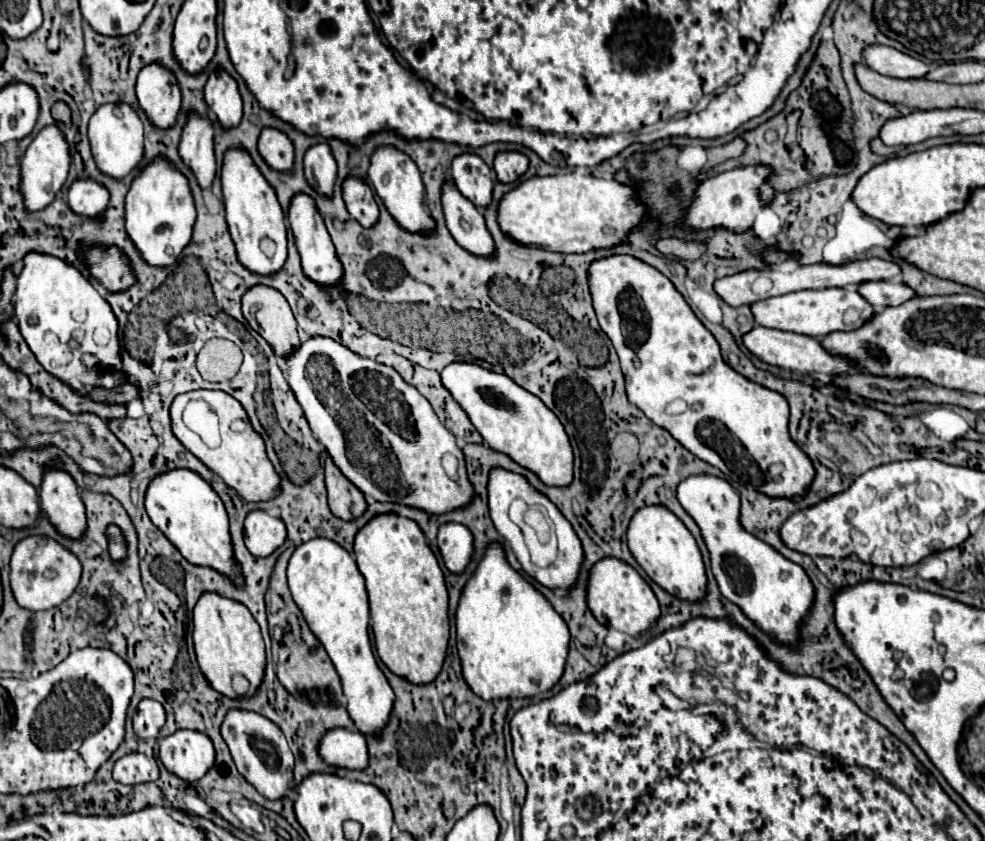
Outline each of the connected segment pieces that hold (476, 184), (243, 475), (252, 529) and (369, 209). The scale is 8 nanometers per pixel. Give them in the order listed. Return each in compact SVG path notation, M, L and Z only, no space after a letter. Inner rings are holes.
M462 154L462 156L454 158L450 174L452 174L456 188L460 190L460 194L464 198L468 198L478 208L490 206L496 176L482 162L482 158L474 156L474 154Z
M194 390L176 396L170 408L170 418L172 418L172 432L174 436L188 448L198 460L202 460L212 472L216 472L230 488L234 488L244 500L248 502L258 502L258 500L268 500L278 494L278 472L274 472L274 466L270 464L266 450L264 450L264 440L250 428L250 422L246 418L244 408L240 406L238 400L234 400L230 394L220 392L220 390ZM190 400L204 400L212 406L216 416L220 418L220 434L222 434L222 444L218 448L208 448L200 436L196 436L192 430L188 430L182 422L182 412Z
M252 510L244 520L244 542L254 556L272 554L286 540L286 526L264 510Z
M346 178L342 190L344 190L344 202L350 216L362 228L372 228L378 222L378 204L374 200L372 188L362 180Z

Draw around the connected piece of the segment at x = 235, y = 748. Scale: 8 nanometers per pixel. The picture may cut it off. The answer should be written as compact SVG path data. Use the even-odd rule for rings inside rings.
M232 708L224 716L222 722L222 738L230 748L230 754L234 758L234 764L238 772L266 798L276 800L286 796L288 784L292 780L292 768L294 768L294 756L288 748L288 742L282 734L282 730L270 722L268 718L252 712L252 710L240 710Z

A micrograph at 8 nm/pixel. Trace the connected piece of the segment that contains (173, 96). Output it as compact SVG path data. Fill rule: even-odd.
M148 64L138 74L136 96L140 108L156 128L172 128L180 112L180 88L172 72L160 64Z

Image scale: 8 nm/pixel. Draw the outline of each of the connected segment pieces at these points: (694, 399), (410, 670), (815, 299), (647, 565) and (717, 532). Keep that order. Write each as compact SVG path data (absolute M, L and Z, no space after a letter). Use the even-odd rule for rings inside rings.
M610 256L590 266L590 292L600 328L612 340L620 356L626 378L626 394L634 406L638 406L654 424L668 430L694 456L722 470L728 480L758 488L758 492L764 492L766 496L794 498L804 494L814 478L814 466L788 434L790 412L786 398L776 390L744 378L724 362L712 332L706 330L686 304L684 296L662 272L632 256ZM674 400L684 400L688 408L680 414L668 414L668 404ZM776 462L782 464L784 470L782 478L772 482L768 468Z
M378 514L354 538L354 554L366 580L374 644L380 660L412 684L432 682L444 664L450 620L444 574L420 526L398 514Z
M824 288L824 290L800 290L786 296L776 296L770 300L760 300L750 306L758 326L778 328L786 332L796 332L804 336L828 336L832 332L852 332L862 328L874 318L874 306L866 302L852 288Z
M644 506L640 510L636 510L636 514L630 520L628 532L626 532L626 540L628 540L628 548L632 552L632 556L636 558L636 562L642 566L642 570L666 592L670 592L672 596L682 596L682 600L700 600L706 592L706 570L704 570L704 562L700 556L700 550L696 546L694 536L690 534L690 530L682 524L682 520L670 512L666 506Z
M698 474L682 480L678 484L678 502L694 518L702 532L710 552L712 574L722 596L738 604L744 614L774 640L794 644L798 620L806 616L814 600L814 586L808 574L798 564L776 552L770 544L744 530L740 524L740 496L724 478Z

